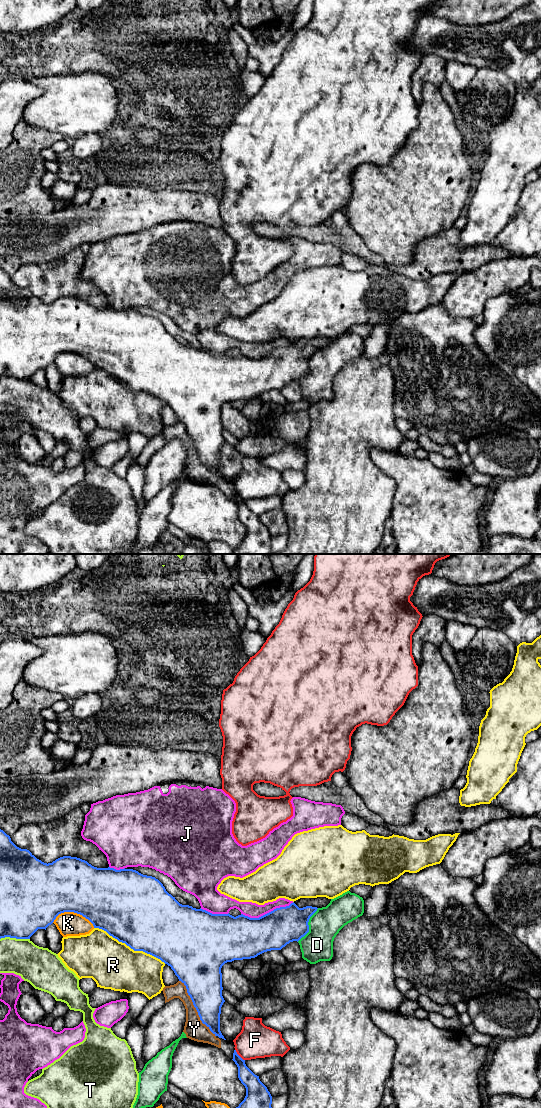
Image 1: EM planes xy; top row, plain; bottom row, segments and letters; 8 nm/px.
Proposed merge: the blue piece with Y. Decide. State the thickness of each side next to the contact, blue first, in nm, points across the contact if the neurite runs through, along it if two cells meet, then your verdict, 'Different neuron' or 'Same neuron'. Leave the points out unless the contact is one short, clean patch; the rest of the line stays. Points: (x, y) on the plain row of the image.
Thickness 300 nm (blue) against 160 nm. Different neuron

